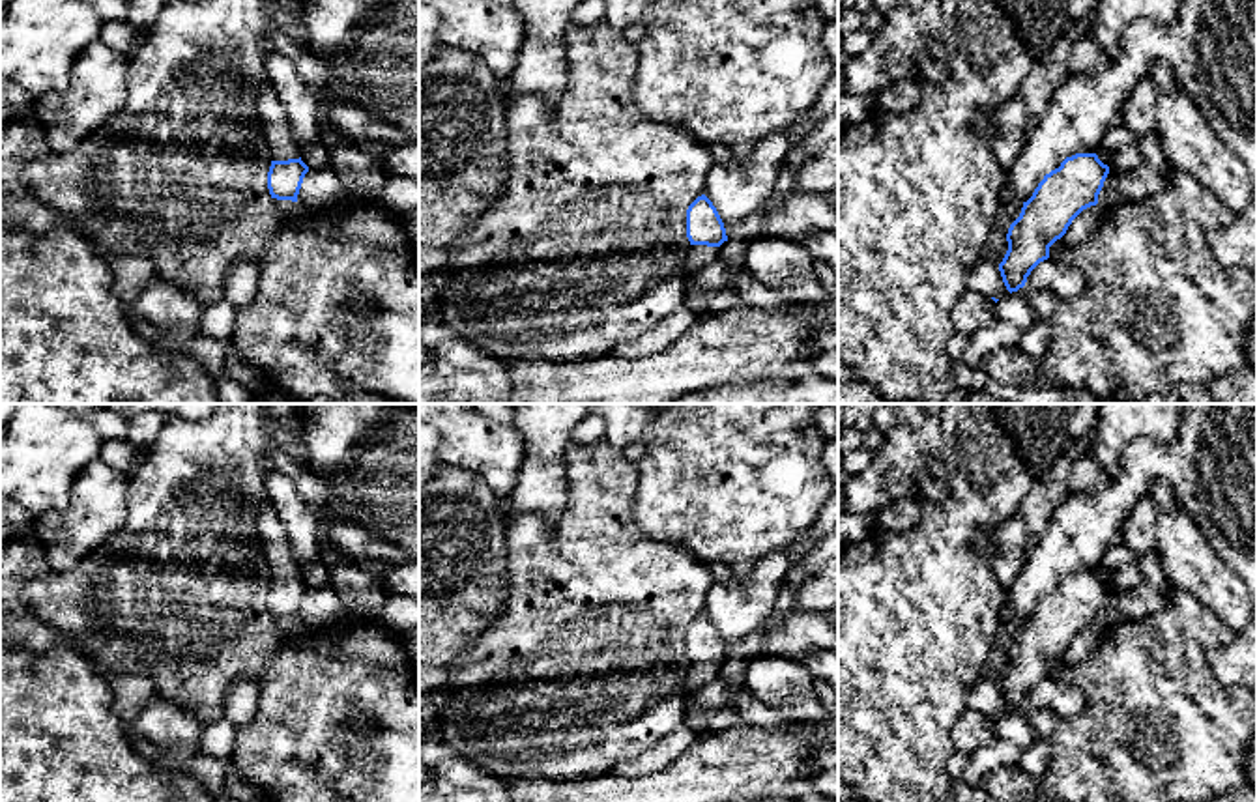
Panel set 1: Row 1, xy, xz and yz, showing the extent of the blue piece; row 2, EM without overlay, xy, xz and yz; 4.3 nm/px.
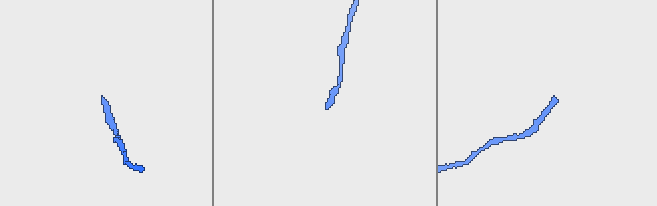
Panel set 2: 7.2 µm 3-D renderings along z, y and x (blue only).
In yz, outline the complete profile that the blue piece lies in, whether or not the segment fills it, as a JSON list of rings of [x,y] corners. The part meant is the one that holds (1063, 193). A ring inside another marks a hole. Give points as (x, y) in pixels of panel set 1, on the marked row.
[[[1100,144],[1092,153],[1066,157],[1023,202],[1019,217],[1008,228],[1008,251],[999,264],[1010,294],[1023,288],[1031,271],[1049,258],[1049,247],[1066,234],[1072,221],[1098,204],[1111,163],[1113,157]]]

